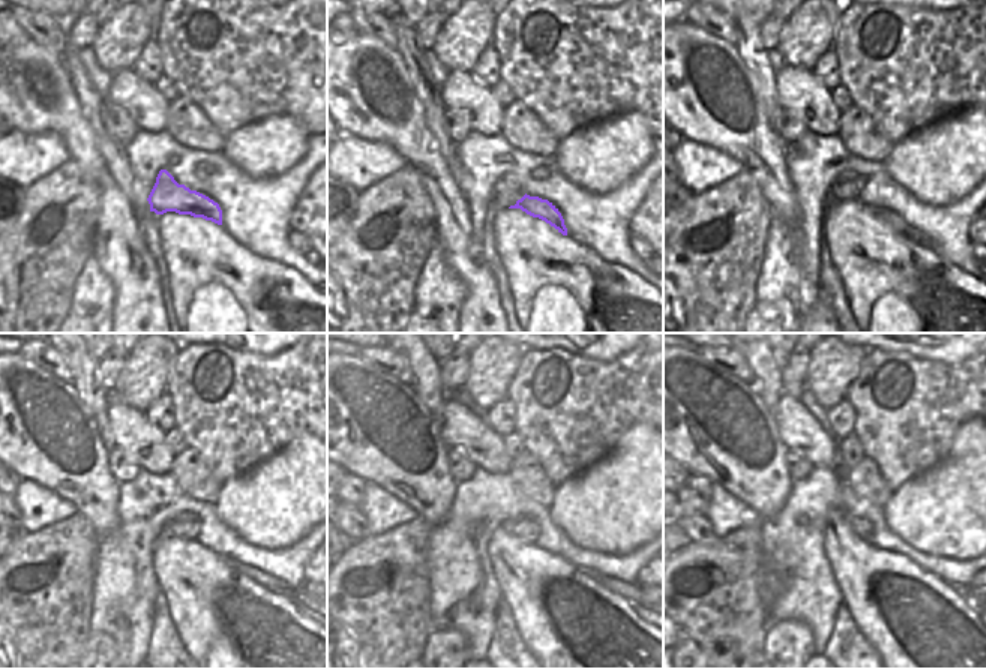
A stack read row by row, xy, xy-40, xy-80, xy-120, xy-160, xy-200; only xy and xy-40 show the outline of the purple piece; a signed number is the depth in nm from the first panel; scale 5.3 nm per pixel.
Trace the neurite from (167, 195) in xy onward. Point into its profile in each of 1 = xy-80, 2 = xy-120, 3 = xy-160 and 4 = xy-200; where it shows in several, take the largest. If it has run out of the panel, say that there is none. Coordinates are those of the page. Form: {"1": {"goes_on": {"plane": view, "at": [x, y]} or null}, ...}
{"1": {"goes_on": {"plane": "xy-80", "at": [895, 221]}}, "2": {"goes_on": {"plane": "xy-120", "at": [294, 594]}}, "3": {"goes_on": {"plane": "xy-160", "at": [631, 591]}}, "4": {"goes_on": {"plane": "xy-200", "at": [964, 590]}}}

